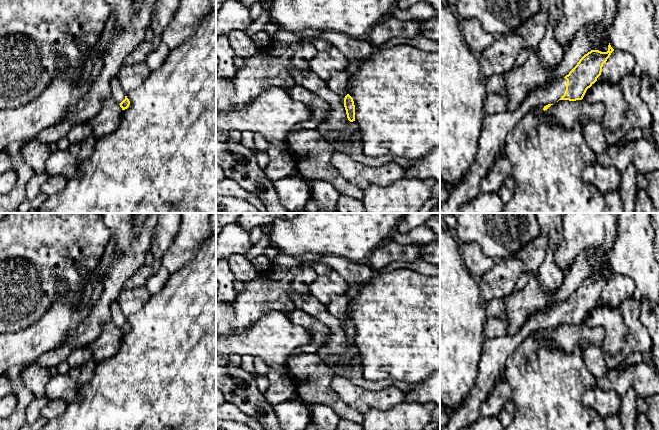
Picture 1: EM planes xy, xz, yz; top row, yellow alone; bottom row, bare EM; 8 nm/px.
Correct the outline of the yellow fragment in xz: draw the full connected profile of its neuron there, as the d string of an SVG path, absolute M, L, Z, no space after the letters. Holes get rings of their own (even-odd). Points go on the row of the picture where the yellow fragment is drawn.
M346 69L343 71L332 72L331 78L327 81L327 85L331 91L339 95L344 104L347 118L350 122L355 121L355 105L353 98L348 94L346 85L348 78L351 76Z

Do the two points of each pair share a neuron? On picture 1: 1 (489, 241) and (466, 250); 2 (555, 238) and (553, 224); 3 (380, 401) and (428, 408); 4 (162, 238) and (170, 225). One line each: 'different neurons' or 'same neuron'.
1: different neurons
2: same neuron
3: different neurons
4: same neuron

